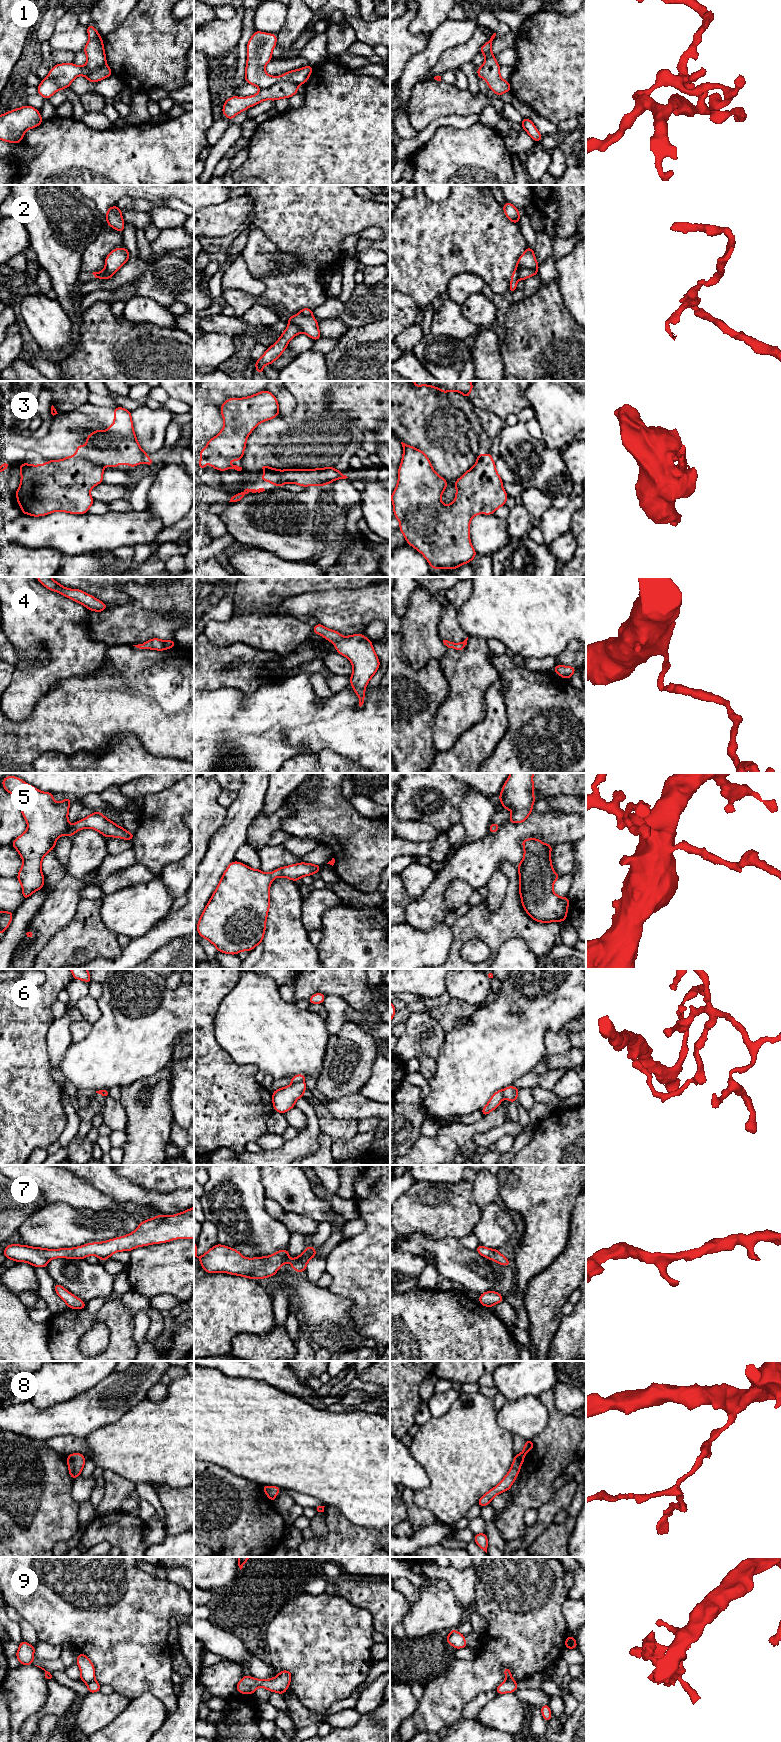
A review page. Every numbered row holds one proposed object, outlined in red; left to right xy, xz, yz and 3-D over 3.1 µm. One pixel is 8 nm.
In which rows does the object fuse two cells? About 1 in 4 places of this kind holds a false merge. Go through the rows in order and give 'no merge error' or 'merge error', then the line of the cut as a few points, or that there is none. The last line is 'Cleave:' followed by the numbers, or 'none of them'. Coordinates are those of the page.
1: merge error | xz (299, 84), (293, 81), (278, 81), (267, 88), (260, 89)
2: merge error | yz (537, 269), (522, 268), (518, 278)
3: merge error | xy (74, 455), (88, 458), (101, 466)
4: no merge error | no cut
5: no merge error | no cut
6: merge error | xz (303, 1080), (293, 1083)
7: no merge error | no cut
8: no merge error | no cut
9: merge error | xy (94, 1679), (87, 1684)
Cleave: 1, 2, 3, 6, 9

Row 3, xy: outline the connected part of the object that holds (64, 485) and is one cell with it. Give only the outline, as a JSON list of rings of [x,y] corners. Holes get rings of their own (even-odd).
[[[70,456],[63,460],[48,460],[45,464],[31,465],[28,463],[19,464],[21,482],[15,491],[17,503],[21,506],[22,514],[34,517],[48,515],[55,511],[63,511],[71,514],[86,514],[95,501],[90,495],[91,489],[103,482],[104,468],[89,459],[79,456]]]

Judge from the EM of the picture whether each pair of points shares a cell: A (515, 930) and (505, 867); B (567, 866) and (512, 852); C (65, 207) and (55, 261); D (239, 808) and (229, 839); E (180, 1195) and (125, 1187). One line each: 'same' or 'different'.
A: same
B: different
C: same
D: same
E: same

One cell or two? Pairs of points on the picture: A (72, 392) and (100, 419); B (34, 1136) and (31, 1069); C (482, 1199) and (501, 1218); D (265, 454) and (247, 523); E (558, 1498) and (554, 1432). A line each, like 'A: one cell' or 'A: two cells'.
A: two cells
B: one cell
C: two cells
D: two cells
E: two cells

